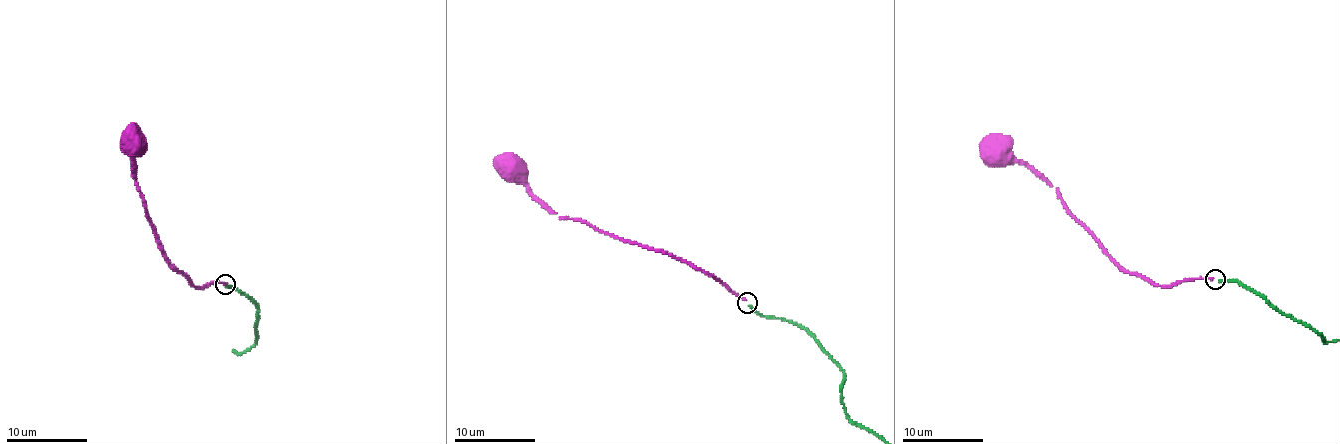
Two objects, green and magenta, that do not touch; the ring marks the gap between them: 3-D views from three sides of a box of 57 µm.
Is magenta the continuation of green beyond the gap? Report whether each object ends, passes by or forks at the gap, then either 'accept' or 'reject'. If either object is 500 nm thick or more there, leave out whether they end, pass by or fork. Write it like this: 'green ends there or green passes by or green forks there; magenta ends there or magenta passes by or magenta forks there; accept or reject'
green ends there; magenta ends there; reject

